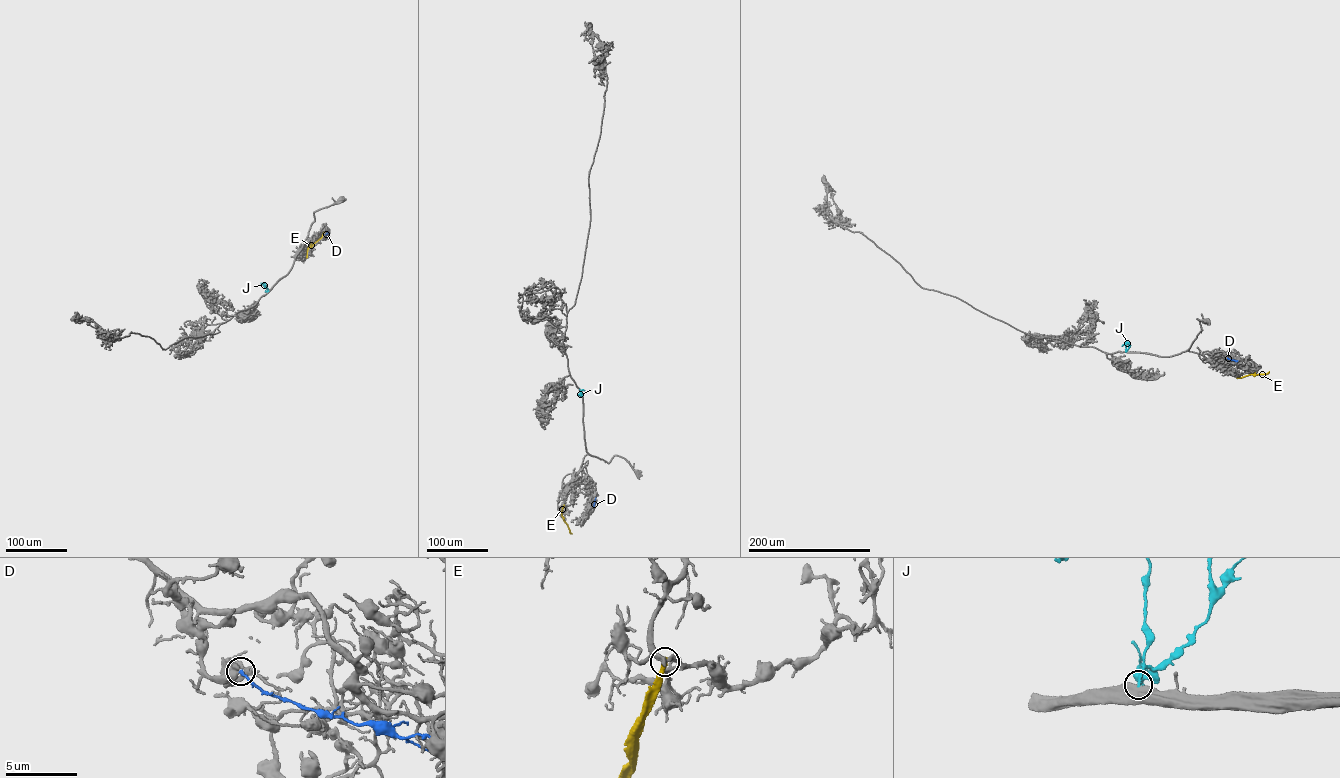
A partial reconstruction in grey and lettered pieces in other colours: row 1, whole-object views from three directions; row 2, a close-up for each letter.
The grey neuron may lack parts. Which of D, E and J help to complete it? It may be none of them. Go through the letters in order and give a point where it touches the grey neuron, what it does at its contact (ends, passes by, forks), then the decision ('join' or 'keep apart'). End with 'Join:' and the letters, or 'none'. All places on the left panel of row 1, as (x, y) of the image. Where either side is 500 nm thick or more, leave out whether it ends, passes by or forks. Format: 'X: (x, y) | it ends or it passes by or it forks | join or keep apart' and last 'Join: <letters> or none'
D: (325, 234) | keep apart
E: (306, 258) | it ends | keep apart
J: (268, 291) | keep apart
Join: none

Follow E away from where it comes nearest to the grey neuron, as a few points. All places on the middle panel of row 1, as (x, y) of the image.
E: (564, 505), (561, 516), (572, 534)

